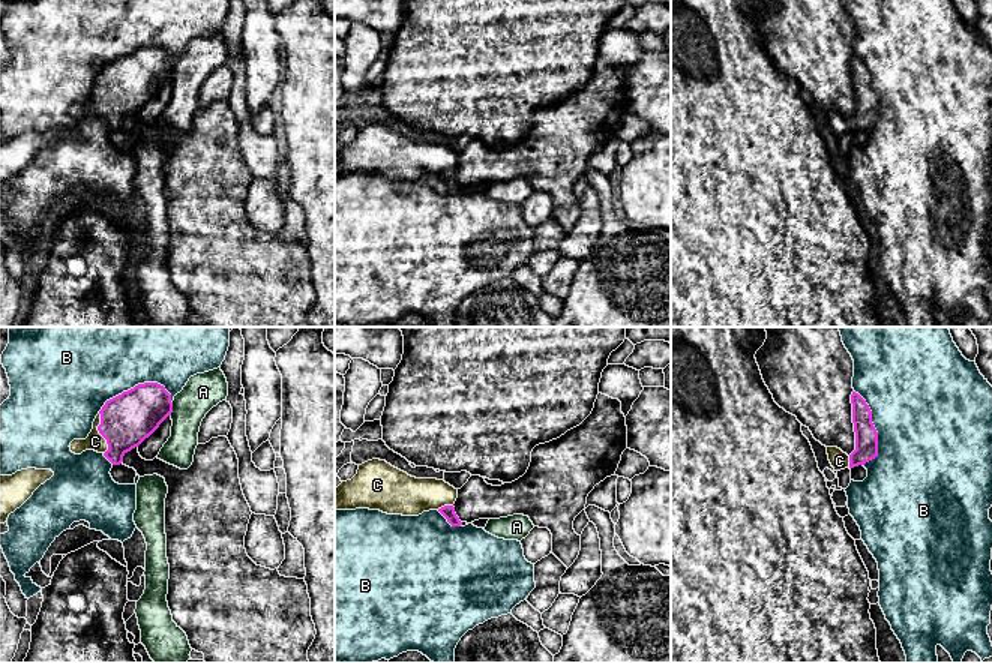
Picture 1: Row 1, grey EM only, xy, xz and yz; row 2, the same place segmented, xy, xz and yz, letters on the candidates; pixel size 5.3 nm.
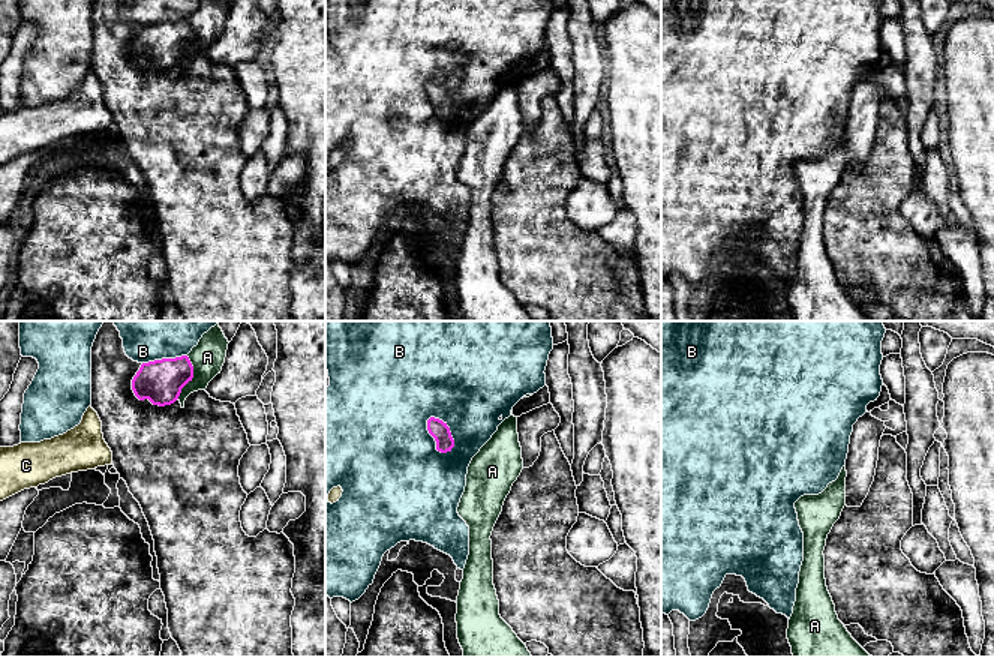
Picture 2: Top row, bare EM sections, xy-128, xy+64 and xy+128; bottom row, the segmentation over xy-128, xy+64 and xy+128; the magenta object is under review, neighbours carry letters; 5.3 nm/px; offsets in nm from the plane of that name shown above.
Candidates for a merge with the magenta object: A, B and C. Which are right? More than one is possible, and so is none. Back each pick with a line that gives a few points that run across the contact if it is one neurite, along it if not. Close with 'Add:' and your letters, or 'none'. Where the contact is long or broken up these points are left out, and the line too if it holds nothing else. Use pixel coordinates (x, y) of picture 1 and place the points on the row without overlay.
C: line xy (126, 84), (114, 96), (99, 96), (95, 105)
Add: C

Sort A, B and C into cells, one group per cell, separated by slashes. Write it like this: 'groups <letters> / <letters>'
groups A / B / C

